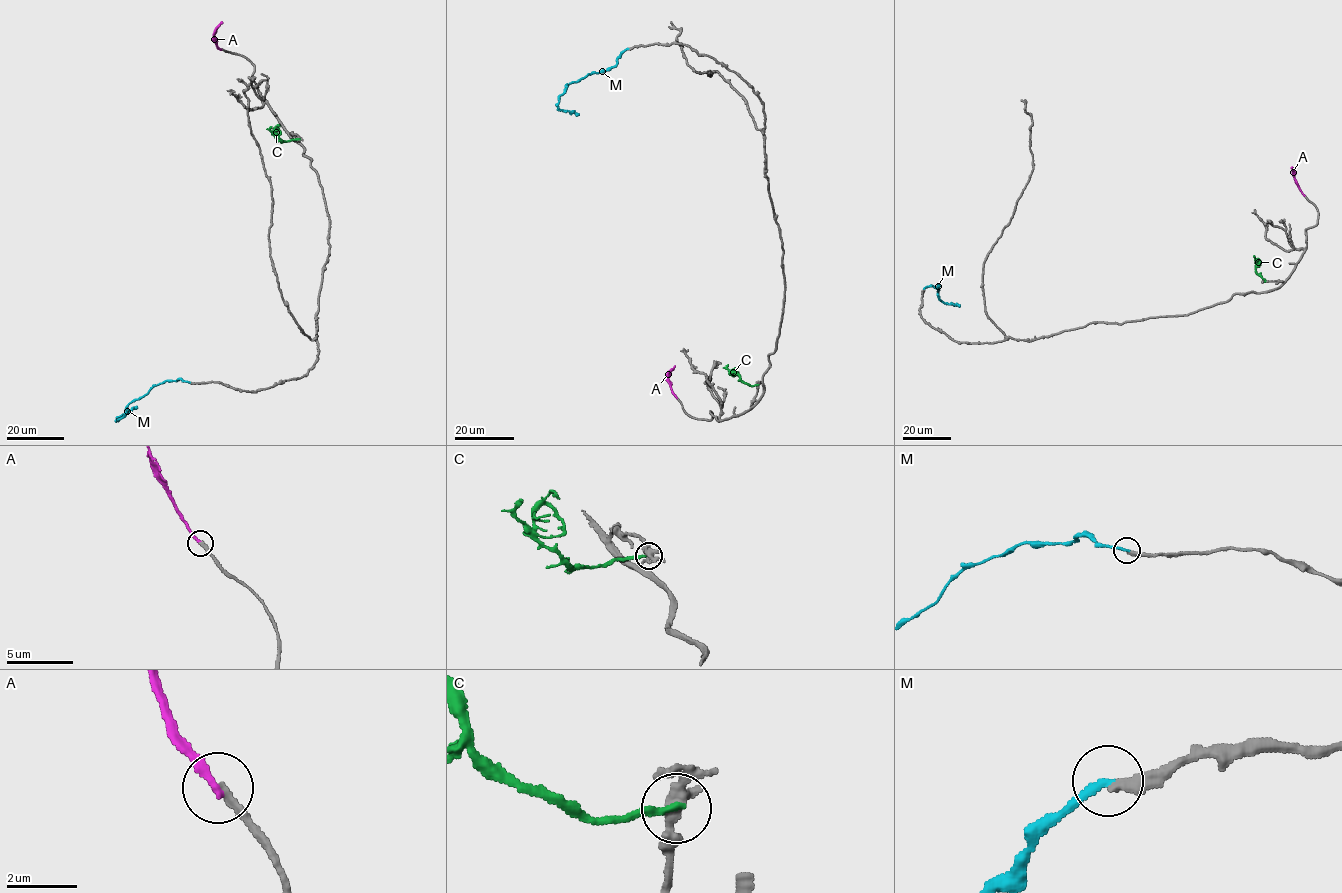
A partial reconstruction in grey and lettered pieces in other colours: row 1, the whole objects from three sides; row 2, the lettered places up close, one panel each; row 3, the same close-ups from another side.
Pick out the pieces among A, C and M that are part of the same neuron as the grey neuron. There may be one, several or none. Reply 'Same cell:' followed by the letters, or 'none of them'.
Same cell: none of them

